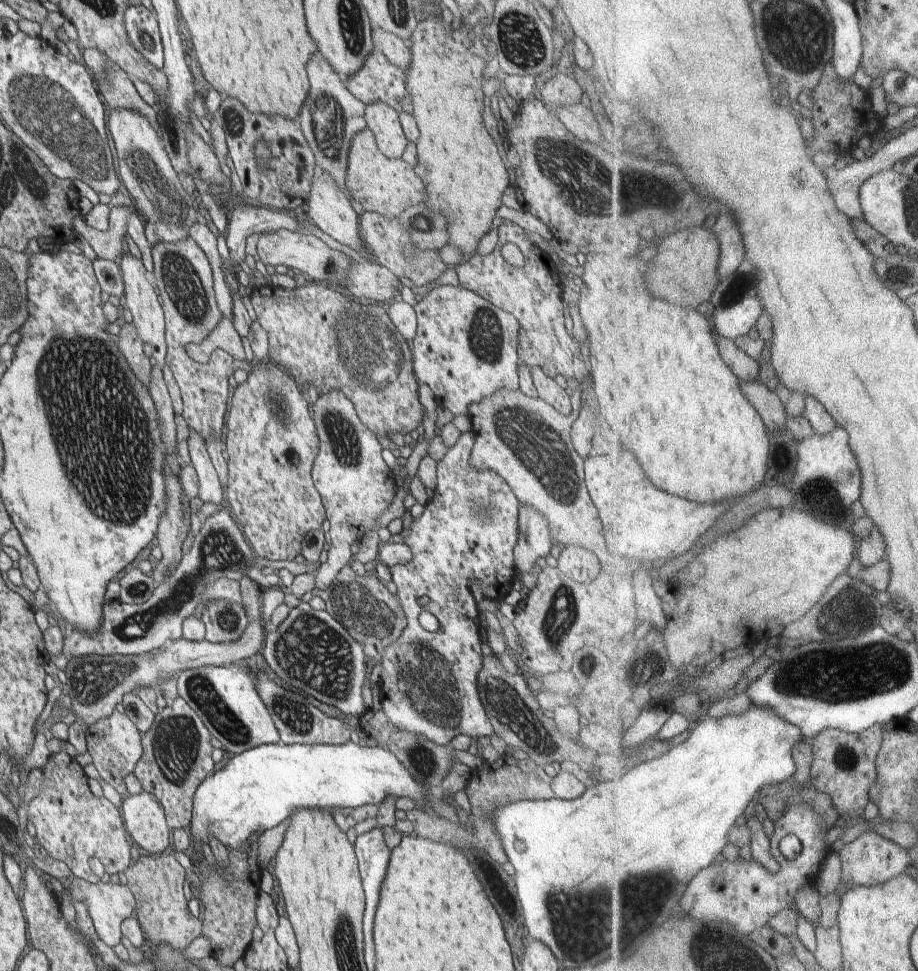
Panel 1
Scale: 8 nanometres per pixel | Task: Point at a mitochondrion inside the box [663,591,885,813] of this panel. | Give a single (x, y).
(831, 615)

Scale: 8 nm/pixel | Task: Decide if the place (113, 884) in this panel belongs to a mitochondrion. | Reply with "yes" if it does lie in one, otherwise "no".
no

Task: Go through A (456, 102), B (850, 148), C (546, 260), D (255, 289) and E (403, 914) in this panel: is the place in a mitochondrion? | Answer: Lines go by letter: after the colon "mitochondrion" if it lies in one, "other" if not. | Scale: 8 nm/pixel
A: other
B: other
C: other
D: other
E: other

